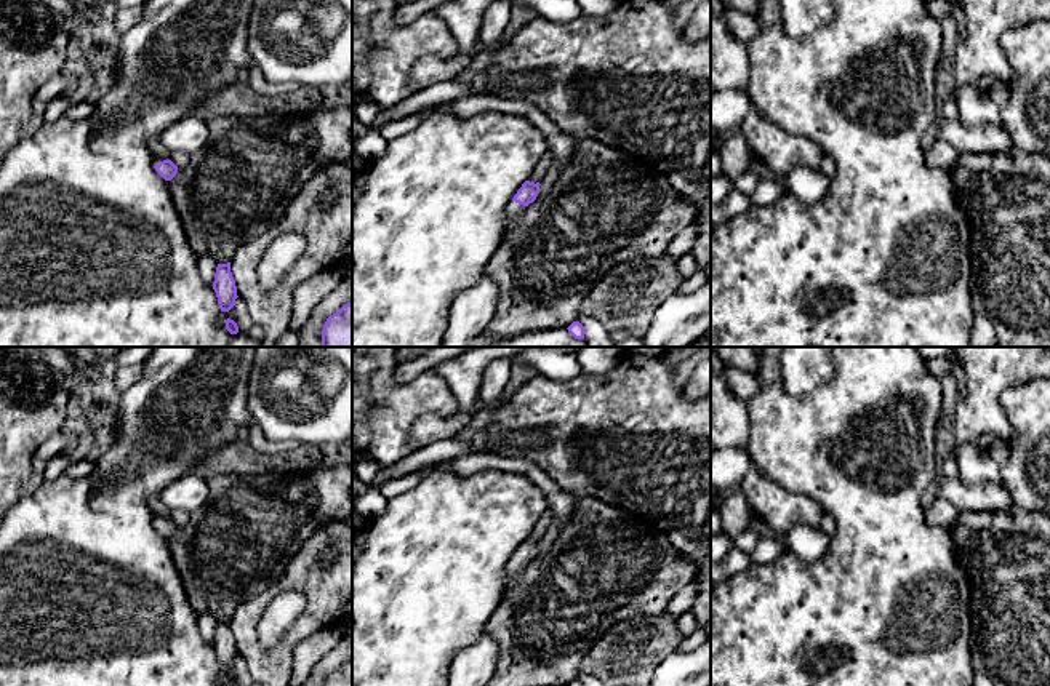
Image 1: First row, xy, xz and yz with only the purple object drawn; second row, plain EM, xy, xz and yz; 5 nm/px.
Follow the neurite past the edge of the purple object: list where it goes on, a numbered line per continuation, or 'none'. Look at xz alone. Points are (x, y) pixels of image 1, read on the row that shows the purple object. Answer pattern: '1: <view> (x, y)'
1: xz (514, 210)

